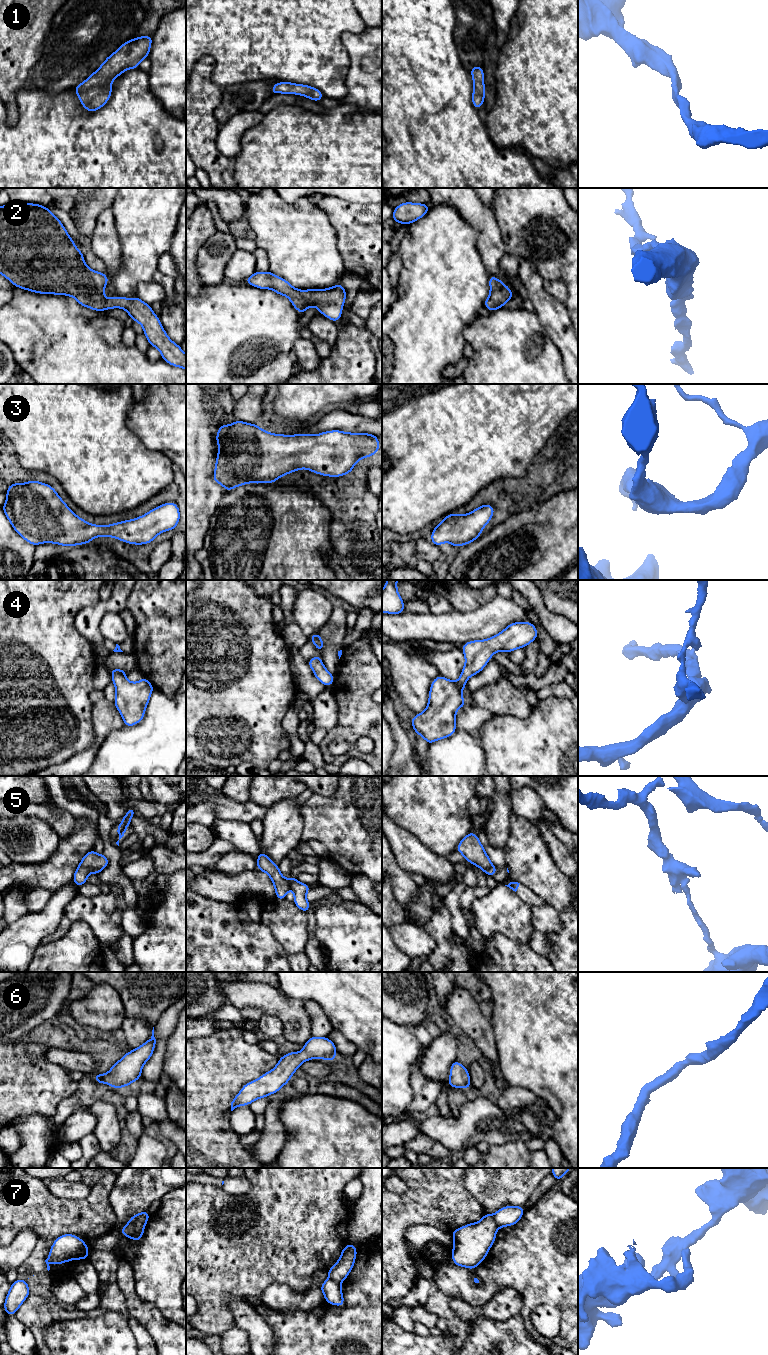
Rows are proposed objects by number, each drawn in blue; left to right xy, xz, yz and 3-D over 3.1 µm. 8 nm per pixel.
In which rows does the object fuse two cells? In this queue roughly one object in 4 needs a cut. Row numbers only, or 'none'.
5, 7

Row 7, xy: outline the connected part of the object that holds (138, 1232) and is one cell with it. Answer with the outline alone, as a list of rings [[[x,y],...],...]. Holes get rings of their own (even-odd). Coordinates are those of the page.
[[[150,1213],[148,1215],[143,1215],[142,1217],[140,1217],[137,1220],[136,1225],[135,1225],[135,1229],[134,1229],[134,1232],[130,1236],[130,1238],[133,1241],[139,1241],[139,1240],[141,1240],[141,1238],[142,1238],[142,1236],[144,1234],[144,1228],[146,1226],[146,1223],[147,1223],[149,1217],[150,1217]]]

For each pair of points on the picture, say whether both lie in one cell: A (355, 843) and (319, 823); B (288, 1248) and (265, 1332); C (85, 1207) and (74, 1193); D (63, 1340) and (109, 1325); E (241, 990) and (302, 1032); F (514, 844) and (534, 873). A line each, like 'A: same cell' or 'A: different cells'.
A: same cell
B: different cells
C: different cells
D: same cell
E: same cell
F: same cell

